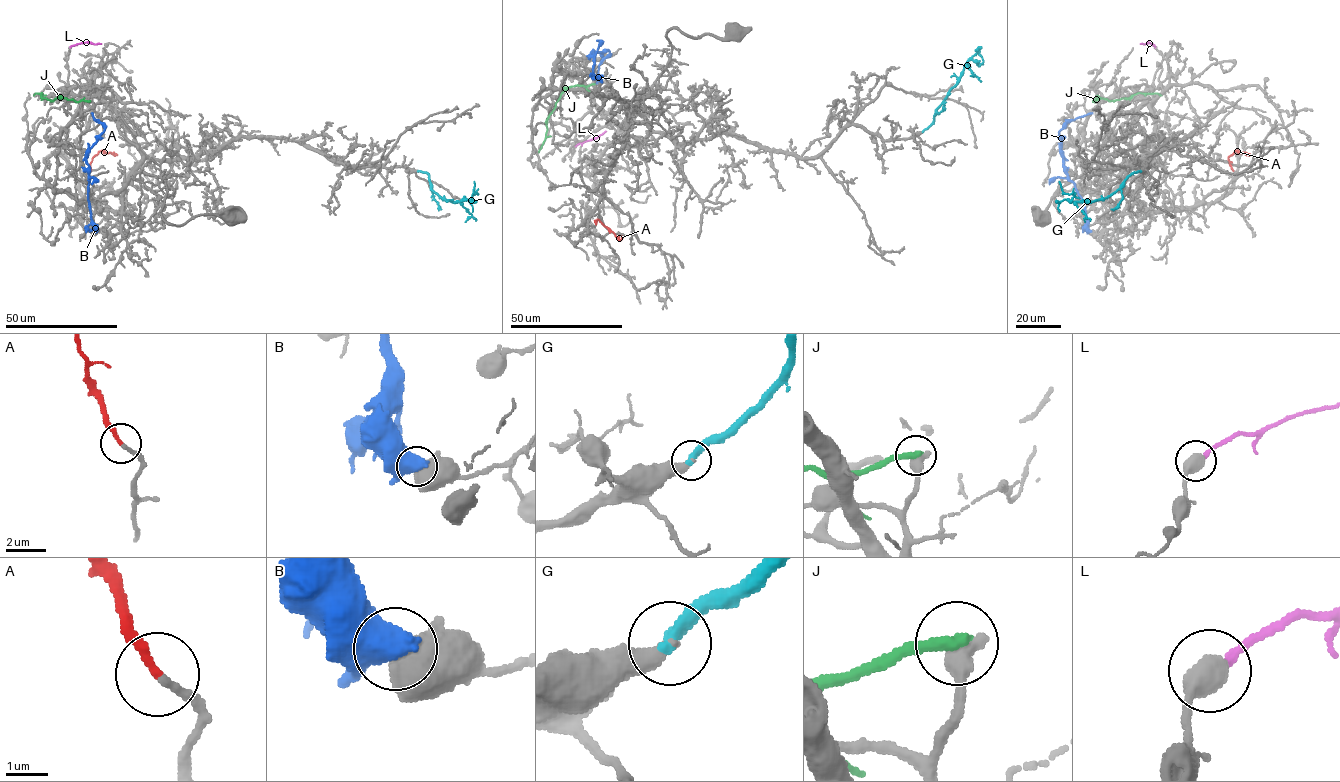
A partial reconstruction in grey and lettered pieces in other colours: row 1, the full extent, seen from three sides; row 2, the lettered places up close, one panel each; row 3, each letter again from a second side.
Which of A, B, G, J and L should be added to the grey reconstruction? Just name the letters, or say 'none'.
A, G

